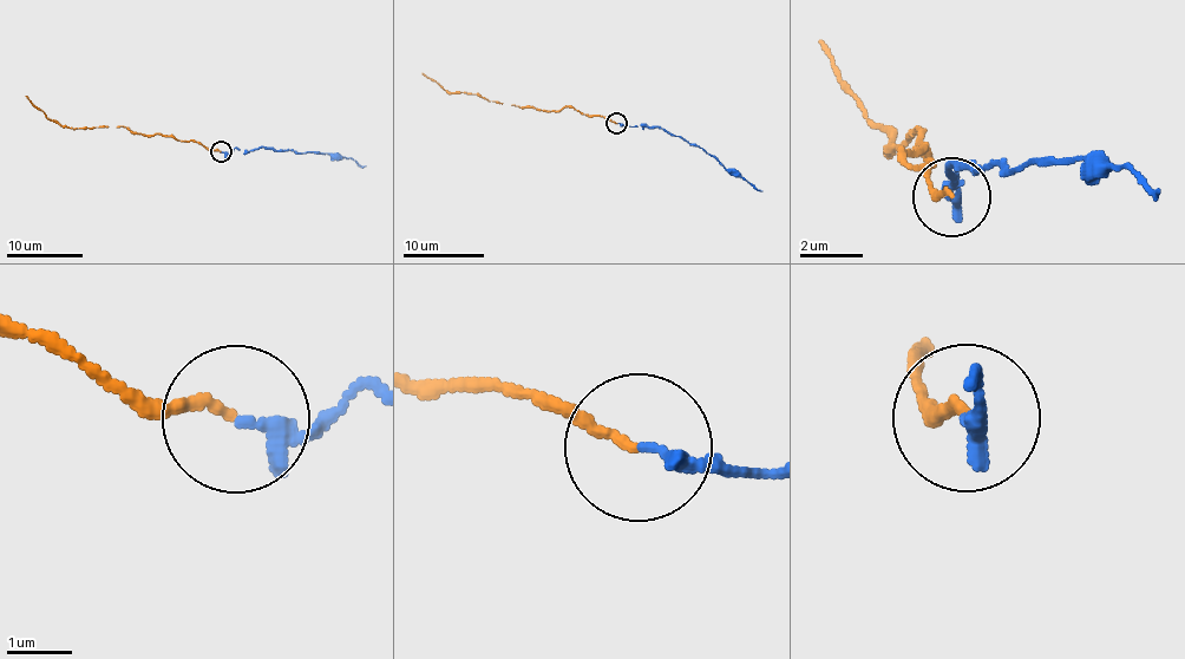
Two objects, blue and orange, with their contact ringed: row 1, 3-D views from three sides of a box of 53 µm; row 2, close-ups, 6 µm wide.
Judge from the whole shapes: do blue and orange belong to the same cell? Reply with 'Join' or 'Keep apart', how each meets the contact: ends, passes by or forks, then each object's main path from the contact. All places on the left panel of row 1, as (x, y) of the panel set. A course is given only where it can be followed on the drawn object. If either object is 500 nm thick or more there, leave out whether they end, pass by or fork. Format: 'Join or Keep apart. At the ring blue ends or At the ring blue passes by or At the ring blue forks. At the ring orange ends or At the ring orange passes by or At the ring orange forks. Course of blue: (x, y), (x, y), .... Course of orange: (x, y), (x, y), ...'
Join. At the ring blue passes by. At the ring orange ends. Course of blue: (221, 152), (235, 149), (250, 152), (266, 147), (353, 157), (365, 165). Course of orange: (221, 152), (191, 141), (142, 135), (124, 126), (59, 126), (25, 96)

